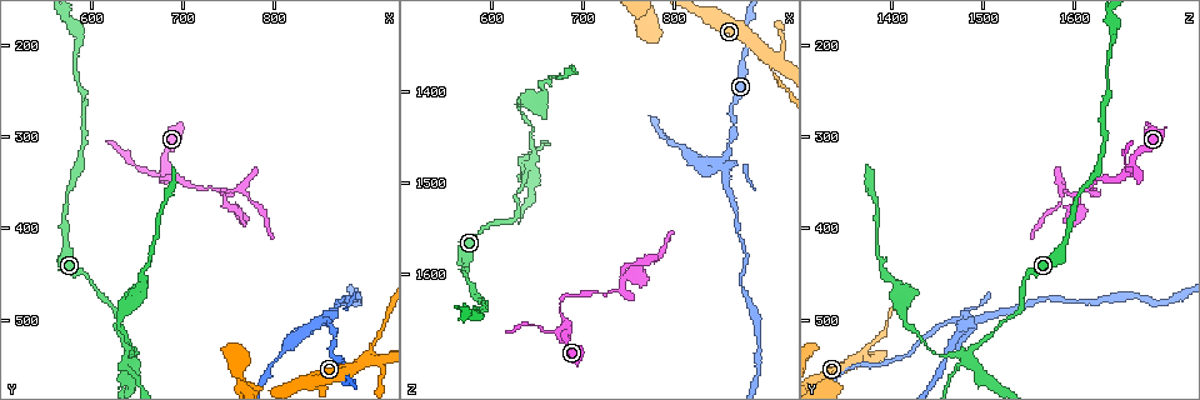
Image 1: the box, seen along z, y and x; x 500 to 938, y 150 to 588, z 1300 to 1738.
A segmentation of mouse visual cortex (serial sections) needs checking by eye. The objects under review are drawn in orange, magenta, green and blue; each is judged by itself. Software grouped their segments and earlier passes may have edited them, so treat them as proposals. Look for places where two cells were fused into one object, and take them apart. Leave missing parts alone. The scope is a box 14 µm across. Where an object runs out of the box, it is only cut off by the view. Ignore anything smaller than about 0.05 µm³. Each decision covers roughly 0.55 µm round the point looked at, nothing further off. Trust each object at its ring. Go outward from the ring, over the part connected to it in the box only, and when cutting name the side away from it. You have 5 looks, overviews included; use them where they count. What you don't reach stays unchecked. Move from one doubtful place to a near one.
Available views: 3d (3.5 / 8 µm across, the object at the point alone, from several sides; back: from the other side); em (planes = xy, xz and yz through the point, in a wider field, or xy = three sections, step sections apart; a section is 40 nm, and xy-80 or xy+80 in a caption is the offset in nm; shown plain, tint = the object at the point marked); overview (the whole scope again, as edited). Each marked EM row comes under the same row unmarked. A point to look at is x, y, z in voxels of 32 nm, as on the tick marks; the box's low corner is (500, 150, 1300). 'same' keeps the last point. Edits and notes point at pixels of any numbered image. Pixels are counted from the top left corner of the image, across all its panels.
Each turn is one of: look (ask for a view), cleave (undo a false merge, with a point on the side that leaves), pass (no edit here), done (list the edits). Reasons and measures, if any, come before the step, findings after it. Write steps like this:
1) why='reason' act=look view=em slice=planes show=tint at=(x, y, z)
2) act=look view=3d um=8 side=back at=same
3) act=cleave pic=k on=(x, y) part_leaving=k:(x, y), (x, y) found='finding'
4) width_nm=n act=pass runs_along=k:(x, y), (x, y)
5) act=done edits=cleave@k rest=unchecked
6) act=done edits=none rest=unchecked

why='thick turns thin' act=look view=3d um=3.5 at=(645, 540, 1480)

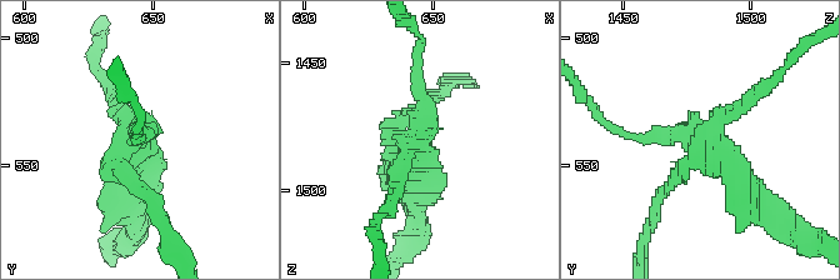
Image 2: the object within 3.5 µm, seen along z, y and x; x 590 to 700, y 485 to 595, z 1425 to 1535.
arms=4 arm_widths_nm=200,200,200,350 why='now the EM' act=look view=em slice=xy step=3 show=tint at=(644, 538, 1481)

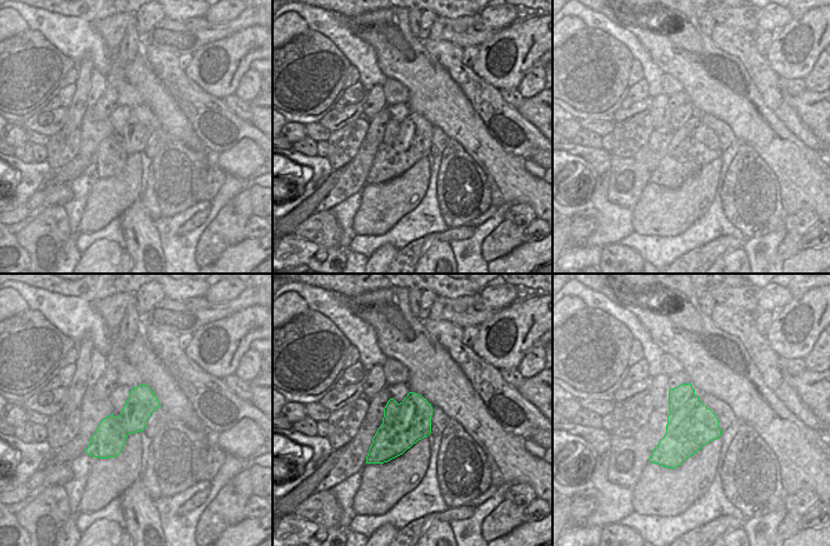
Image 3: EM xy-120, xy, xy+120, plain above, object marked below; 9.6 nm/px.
act=cleave pic=2 on=(111, 190) border=3:(399, 404), (398, 417), (384, 425) found='two cells meet here'

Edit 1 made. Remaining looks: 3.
act=look view=overview

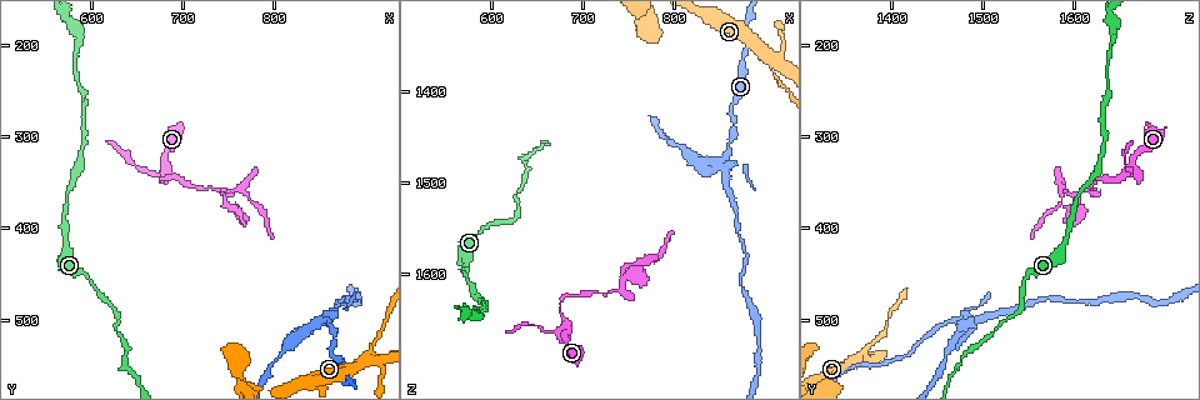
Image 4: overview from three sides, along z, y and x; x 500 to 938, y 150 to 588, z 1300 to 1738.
why='sharp bend' act=look view=3d um=3.5 at=(685, 335, 1665)

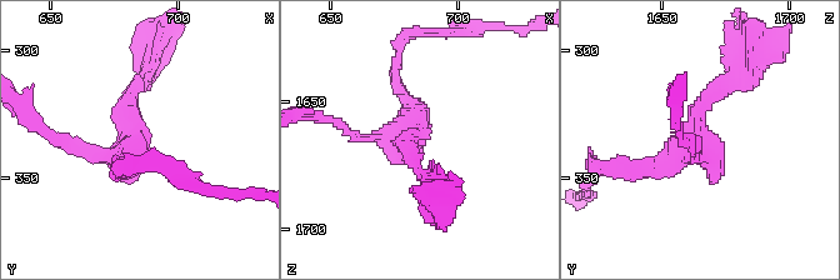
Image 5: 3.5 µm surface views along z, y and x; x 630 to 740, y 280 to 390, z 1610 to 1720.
act=look view=em slice=xy step=1 show=tint at=(681, 334, 1664)

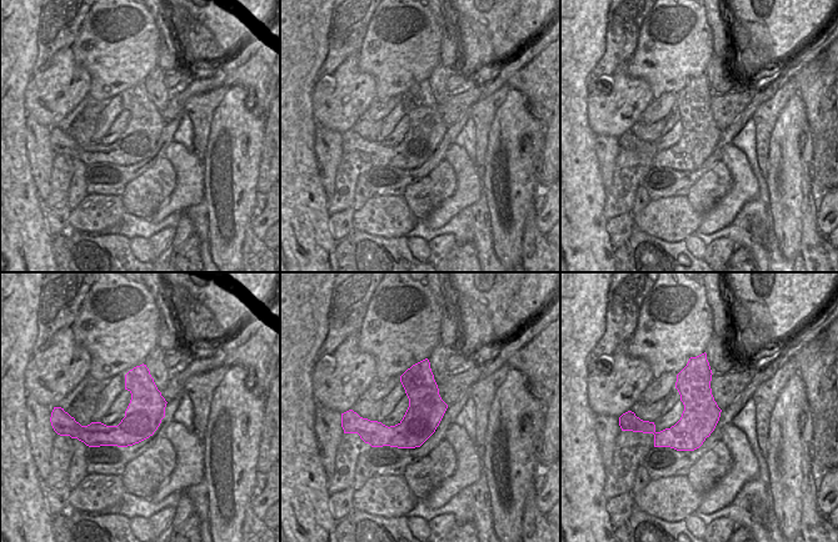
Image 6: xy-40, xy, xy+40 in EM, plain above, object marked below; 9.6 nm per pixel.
act=pass runs_along=5:(736, 75), (663, 171), (634, 171) found='continuous, no second cell'

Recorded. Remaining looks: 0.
act=done edits=cleave@2 rest=unchecked

